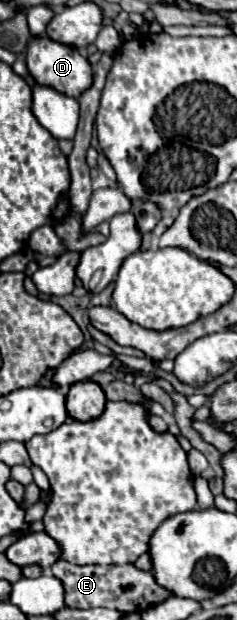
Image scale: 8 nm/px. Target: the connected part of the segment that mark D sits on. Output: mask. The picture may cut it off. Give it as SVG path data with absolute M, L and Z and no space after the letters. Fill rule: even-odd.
M46 35L32 37L32 41L28 43L28 49L26 49L26 65L28 65L30 75L36 79L36 83L48 85L74 99L78 99L92 85L92 65L88 63L88 59L82 57L78 53L78 49L56 43L52 39L48 39Z

